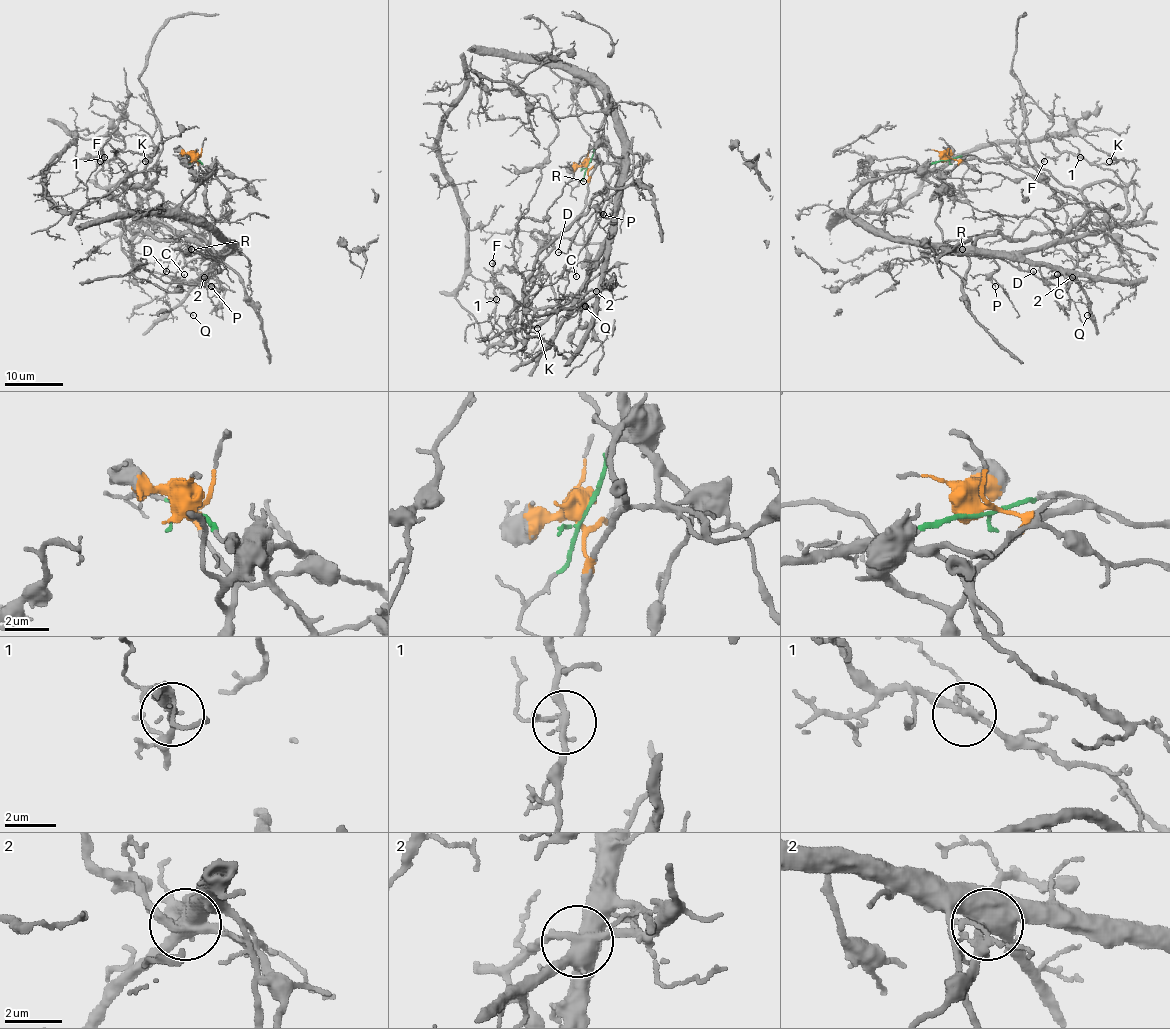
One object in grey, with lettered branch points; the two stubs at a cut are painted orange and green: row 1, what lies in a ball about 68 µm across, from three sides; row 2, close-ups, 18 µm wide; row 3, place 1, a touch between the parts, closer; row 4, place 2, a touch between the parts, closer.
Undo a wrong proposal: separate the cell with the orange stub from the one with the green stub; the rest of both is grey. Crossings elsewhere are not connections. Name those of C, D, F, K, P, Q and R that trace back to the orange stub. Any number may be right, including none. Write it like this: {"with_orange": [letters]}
{"with_orange": ["C", "D", "F"]}

